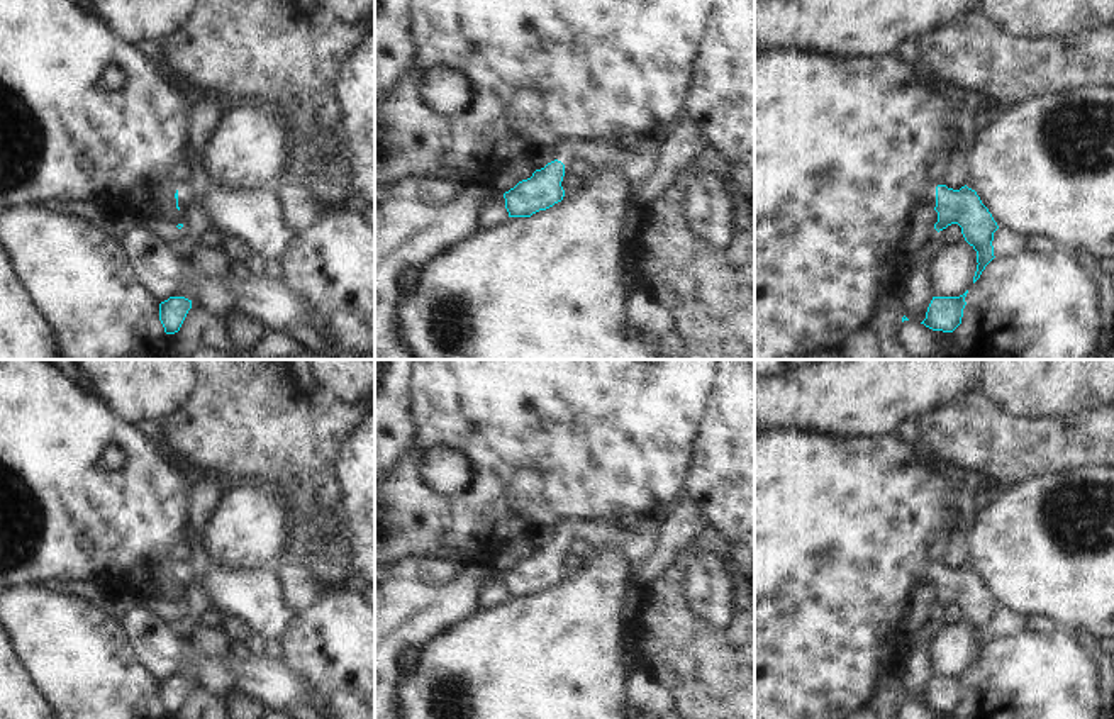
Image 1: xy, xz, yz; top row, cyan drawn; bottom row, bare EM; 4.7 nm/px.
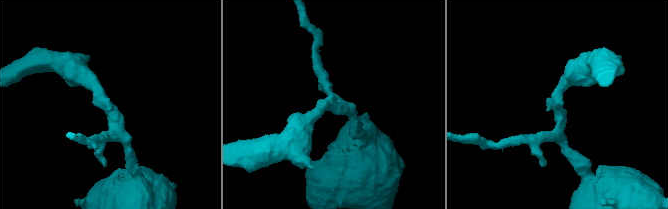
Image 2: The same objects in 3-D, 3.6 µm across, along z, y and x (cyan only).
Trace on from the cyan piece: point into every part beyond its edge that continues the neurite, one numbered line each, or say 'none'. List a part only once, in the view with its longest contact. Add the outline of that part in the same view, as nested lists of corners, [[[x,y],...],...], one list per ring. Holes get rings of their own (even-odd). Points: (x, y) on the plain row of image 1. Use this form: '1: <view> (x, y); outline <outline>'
1: xy (185, 577); outline [[[180,565],[180,570],[178,570],[180,590],[187,590],[192,585],[193,578],[195,577],[193,577],[192,570],[187,565]]]

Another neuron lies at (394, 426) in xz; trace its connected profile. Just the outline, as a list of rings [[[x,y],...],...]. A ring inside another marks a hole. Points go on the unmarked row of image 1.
[[[375,360],[375,477],[400,461],[414,444],[410,388],[415,360]]]

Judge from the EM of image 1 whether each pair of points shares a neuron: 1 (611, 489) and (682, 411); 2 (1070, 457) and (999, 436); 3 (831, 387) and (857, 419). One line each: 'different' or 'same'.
1: same
2: same
3: same

